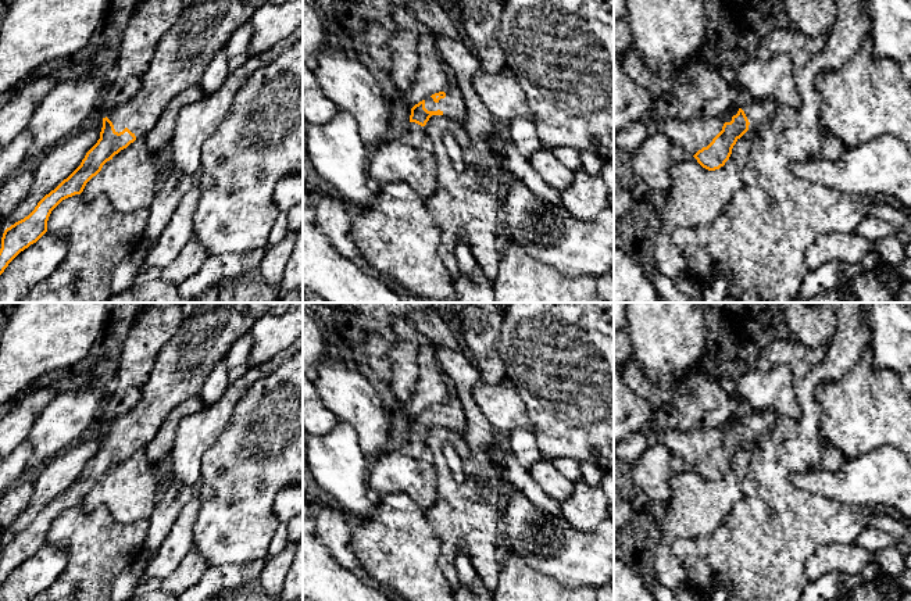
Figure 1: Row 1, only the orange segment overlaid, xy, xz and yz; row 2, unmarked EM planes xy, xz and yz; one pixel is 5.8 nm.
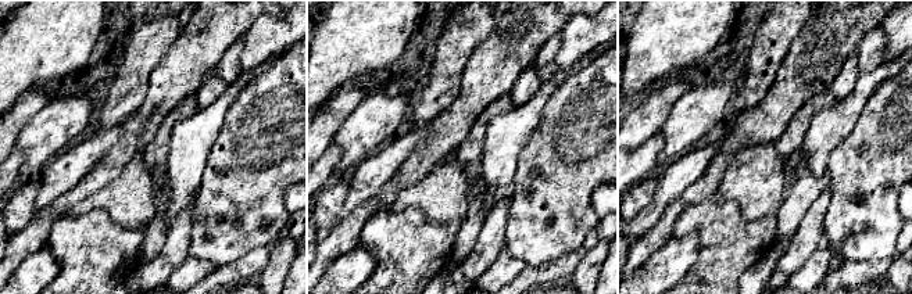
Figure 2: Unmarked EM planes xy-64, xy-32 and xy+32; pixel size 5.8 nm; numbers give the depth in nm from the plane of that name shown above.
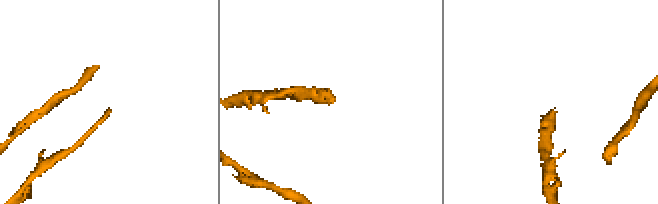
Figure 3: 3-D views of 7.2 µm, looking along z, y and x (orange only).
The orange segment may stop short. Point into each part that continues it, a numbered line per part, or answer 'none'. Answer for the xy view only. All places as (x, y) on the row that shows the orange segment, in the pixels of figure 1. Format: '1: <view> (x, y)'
1: xy (204, 27)

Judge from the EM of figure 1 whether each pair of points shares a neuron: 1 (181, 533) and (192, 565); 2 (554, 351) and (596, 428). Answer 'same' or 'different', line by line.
1: different
2: same

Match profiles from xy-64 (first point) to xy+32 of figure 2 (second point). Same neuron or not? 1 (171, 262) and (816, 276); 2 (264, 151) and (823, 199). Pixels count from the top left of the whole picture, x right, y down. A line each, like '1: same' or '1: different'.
1: different
2: different

